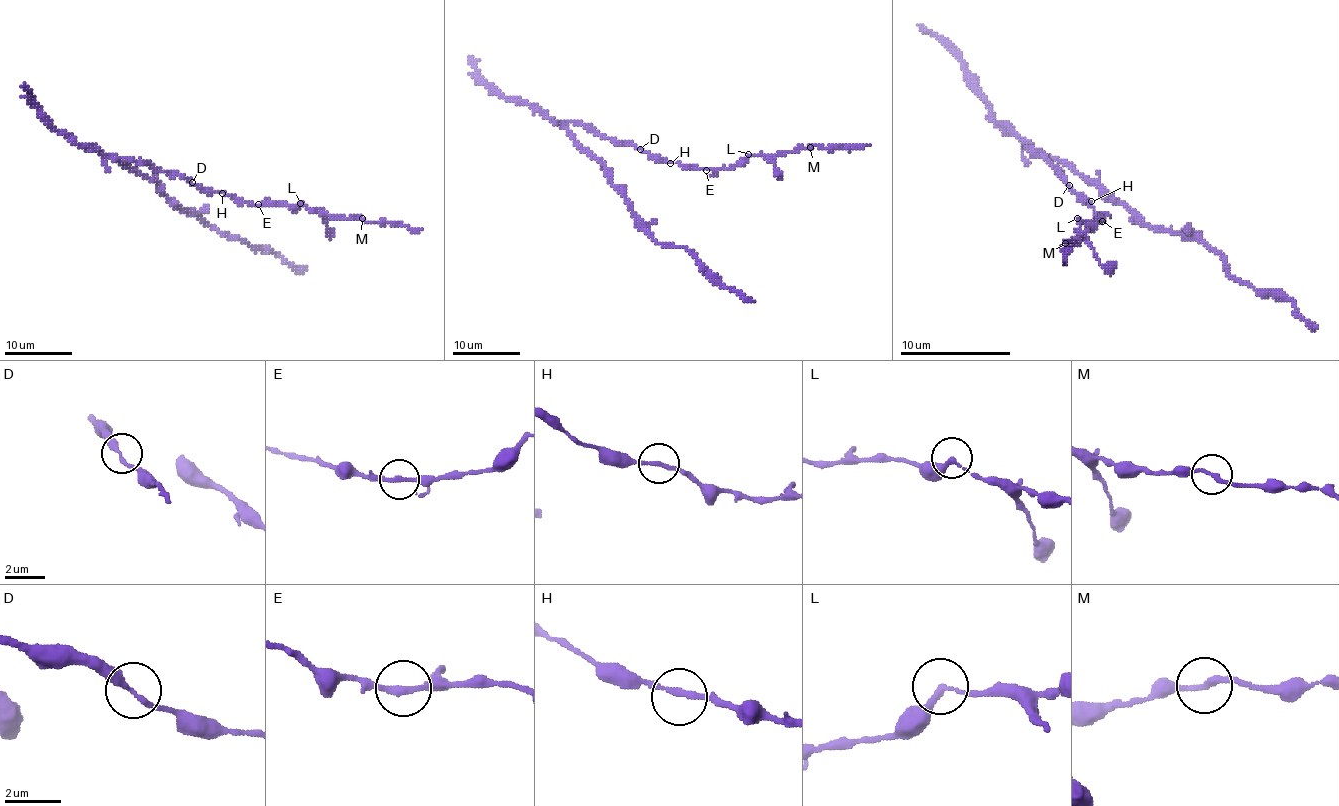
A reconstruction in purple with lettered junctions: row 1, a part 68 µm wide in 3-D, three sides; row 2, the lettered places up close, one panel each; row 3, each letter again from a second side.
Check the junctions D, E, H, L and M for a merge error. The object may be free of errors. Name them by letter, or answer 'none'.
none

